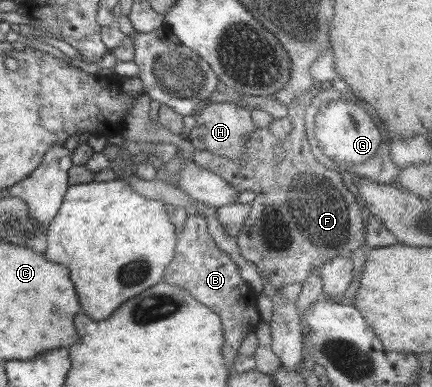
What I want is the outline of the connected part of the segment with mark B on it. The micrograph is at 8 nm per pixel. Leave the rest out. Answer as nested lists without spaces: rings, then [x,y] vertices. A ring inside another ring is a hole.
[[[193,215],[193,226],[182,226],[181,230],[175,230],[174,235],[176,246],[173,258],[165,267],[162,280],[167,284],[174,284],[177,288],[182,288],[191,298],[219,316],[223,332],[221,356],[223,356],[225,364],[229,366],[238,356],[237,348],[245,335],[254,332],[257,324],[261,322],[257,307],[255,307],[258,293],[255,293],[241,279],[235,264],[217,248],[207,233],[203,216]]]

